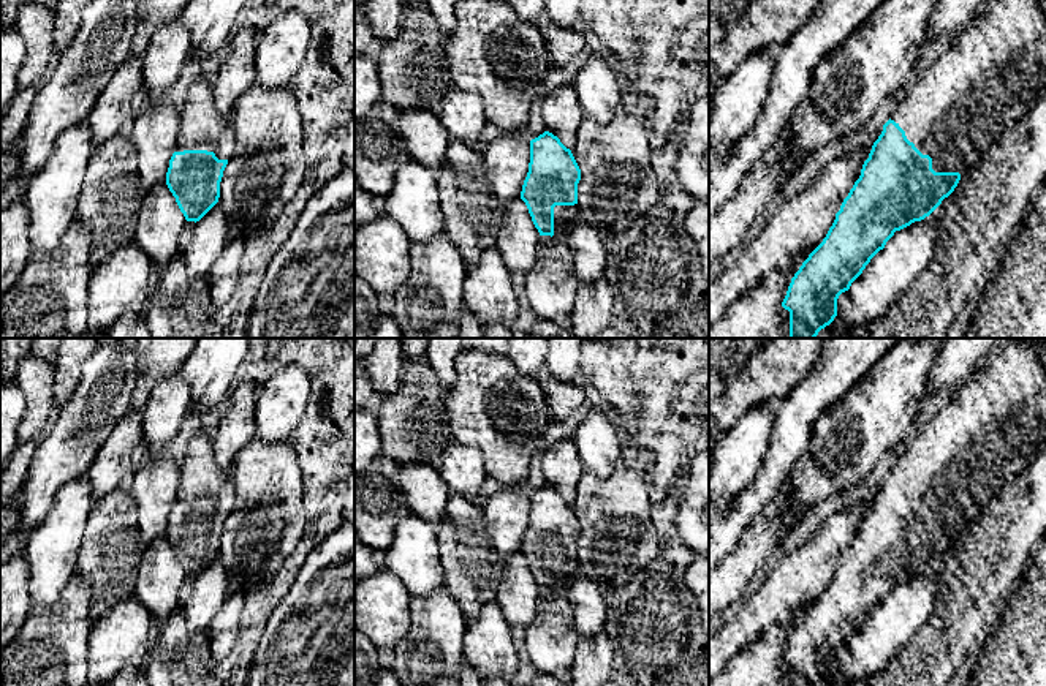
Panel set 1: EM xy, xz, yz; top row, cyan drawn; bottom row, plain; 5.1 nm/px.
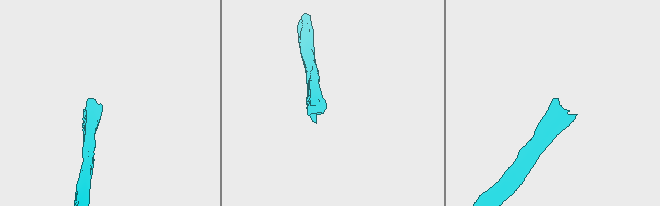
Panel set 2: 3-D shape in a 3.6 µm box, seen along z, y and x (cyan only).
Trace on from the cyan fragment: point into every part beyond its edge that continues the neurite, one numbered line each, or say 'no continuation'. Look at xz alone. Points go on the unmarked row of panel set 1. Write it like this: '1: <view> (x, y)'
1: xz (565, 571)

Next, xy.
1: xy (201, 481)

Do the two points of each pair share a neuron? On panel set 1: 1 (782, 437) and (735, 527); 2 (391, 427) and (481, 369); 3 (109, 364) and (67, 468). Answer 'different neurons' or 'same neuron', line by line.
1: same neuron
2: different neurons
3: same neuron

